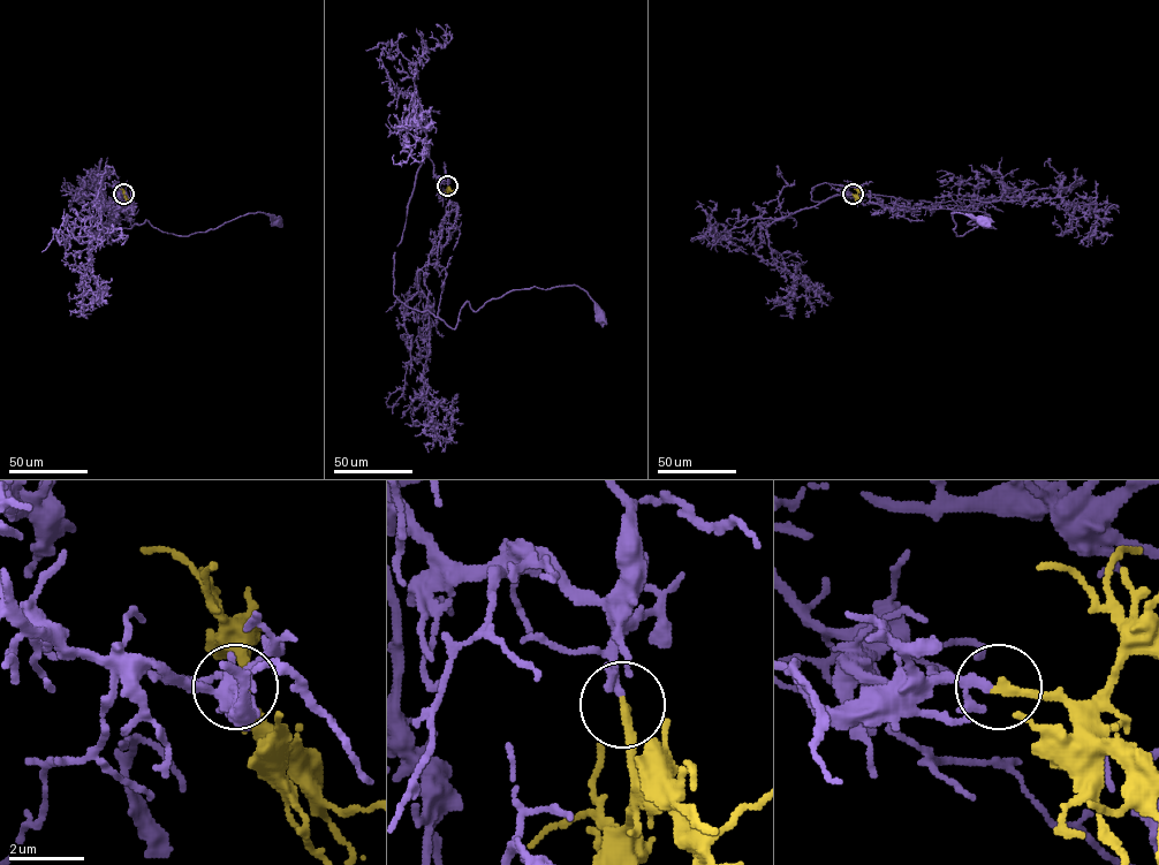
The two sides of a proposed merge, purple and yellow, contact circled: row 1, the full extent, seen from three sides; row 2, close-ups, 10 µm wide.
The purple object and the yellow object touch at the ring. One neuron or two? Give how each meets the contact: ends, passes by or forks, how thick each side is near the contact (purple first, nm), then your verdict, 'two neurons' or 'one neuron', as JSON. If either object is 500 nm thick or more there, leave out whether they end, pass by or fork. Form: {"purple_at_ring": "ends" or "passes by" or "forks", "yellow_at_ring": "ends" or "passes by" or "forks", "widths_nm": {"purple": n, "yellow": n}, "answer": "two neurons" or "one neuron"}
{"purple_at_ring": "passes by", "yellow_at_ring": "ends", "widths_nm": {"purple": 170, "yellow": 240}, "answer": "one neuron"}

